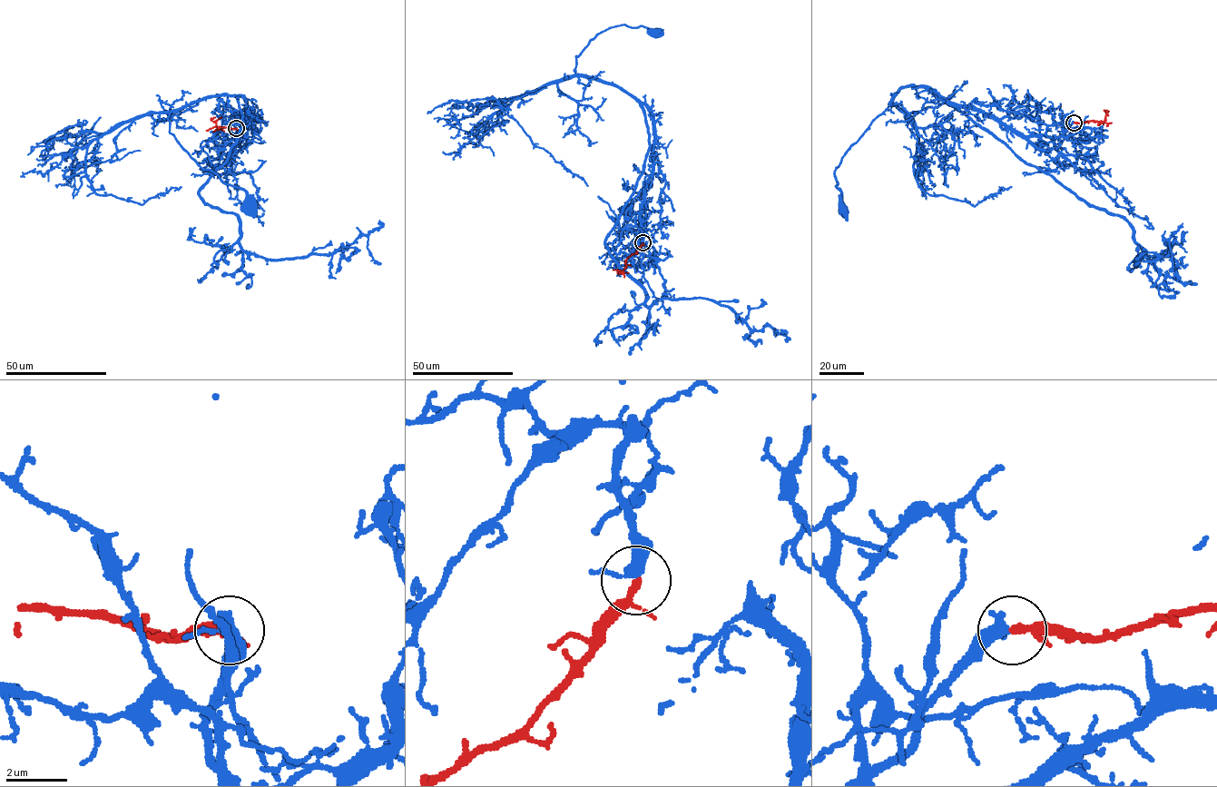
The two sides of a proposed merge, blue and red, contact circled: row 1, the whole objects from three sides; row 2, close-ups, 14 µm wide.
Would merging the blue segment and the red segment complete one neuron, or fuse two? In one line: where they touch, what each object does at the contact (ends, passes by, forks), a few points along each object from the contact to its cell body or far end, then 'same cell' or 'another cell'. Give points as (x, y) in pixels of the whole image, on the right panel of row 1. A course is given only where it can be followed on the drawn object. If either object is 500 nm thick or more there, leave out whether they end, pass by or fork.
at (1074, 122); blue passes by; red passes by; blue runs (1074, 122), (1060, 136), (1021, 135), (974, 109), (947, 103), (924, 86), (903, 86), (834, 171), (842, 211); red runs (1074, 122), (1103, 122), (1107, 113), (1104, 110); same cell

